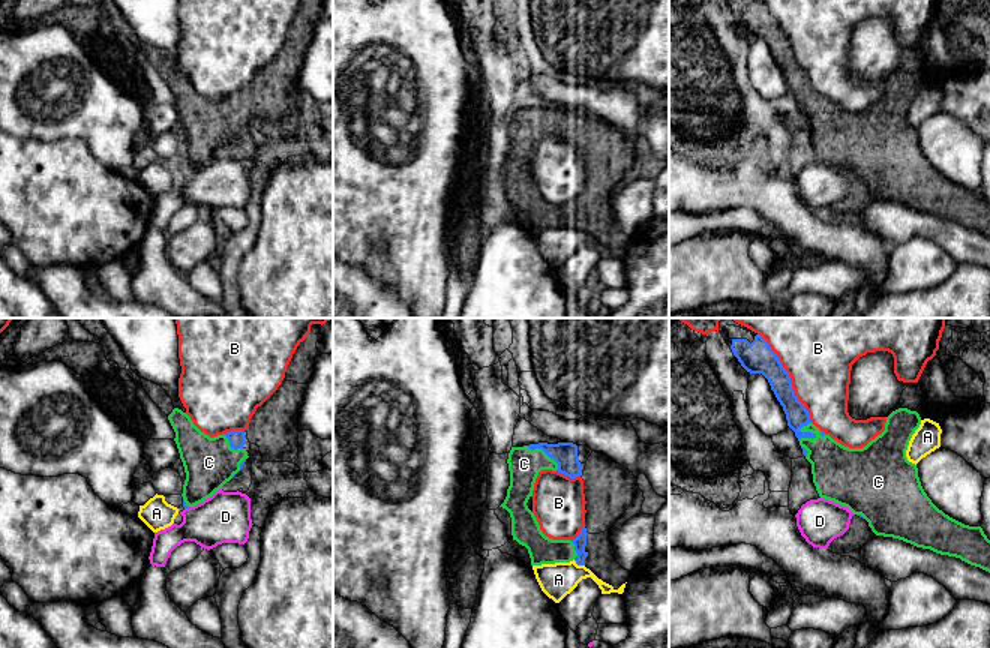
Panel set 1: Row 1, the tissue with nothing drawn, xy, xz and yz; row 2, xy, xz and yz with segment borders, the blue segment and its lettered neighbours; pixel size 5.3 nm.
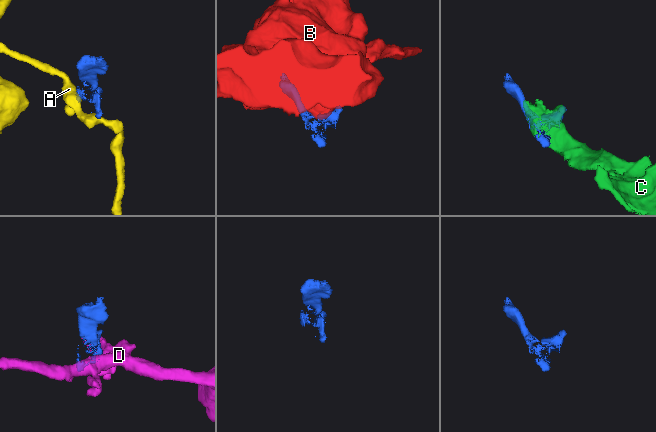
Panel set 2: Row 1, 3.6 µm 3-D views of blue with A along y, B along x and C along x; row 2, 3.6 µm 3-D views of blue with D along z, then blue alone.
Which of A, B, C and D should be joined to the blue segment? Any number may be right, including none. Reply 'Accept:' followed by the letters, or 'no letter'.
Accept: C

